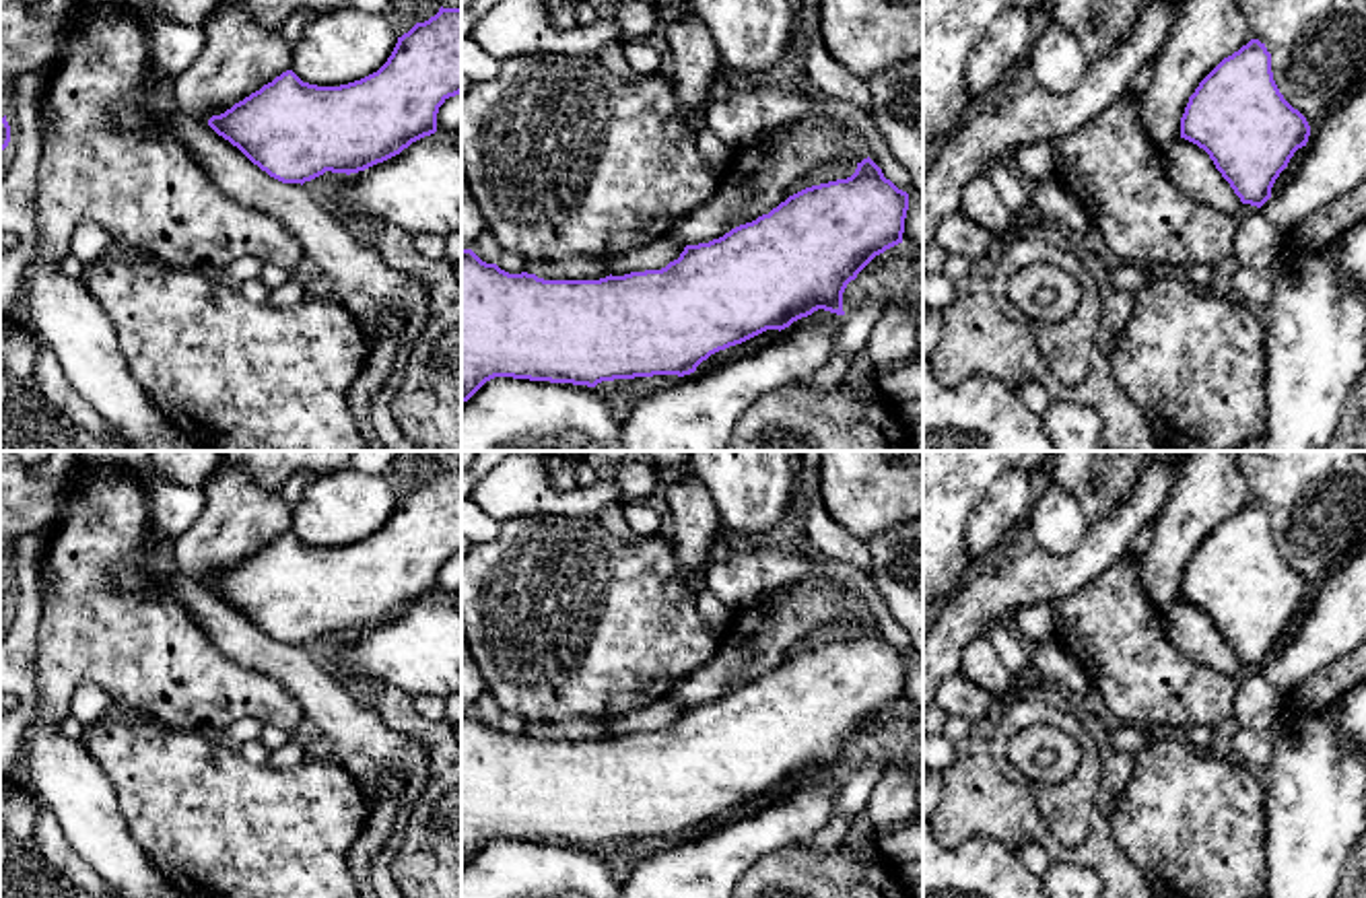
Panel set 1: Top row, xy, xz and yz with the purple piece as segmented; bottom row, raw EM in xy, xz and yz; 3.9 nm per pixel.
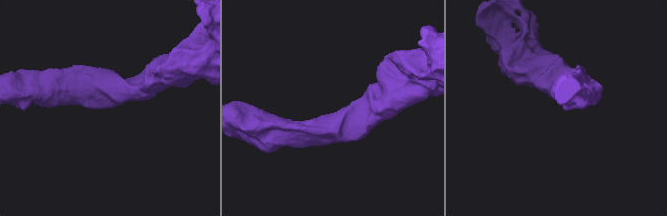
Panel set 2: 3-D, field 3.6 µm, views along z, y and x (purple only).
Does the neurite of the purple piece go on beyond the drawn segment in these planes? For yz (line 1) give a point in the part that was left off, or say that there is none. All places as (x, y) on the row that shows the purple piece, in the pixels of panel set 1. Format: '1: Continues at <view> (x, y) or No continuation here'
1: No continuation here

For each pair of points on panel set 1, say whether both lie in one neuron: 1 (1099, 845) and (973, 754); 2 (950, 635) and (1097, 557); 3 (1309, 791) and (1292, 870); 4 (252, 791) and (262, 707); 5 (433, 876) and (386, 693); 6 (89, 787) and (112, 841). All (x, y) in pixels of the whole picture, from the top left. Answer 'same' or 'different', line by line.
1: same
2: same
3: same
4: different
5: same
6: same

